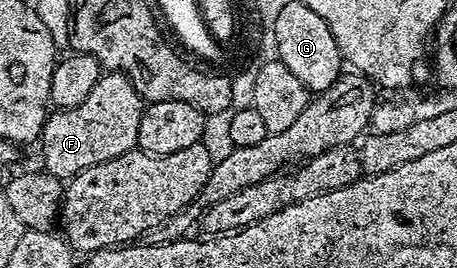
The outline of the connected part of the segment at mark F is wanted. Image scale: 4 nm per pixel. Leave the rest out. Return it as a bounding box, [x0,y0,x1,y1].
[38,72,145,182]

